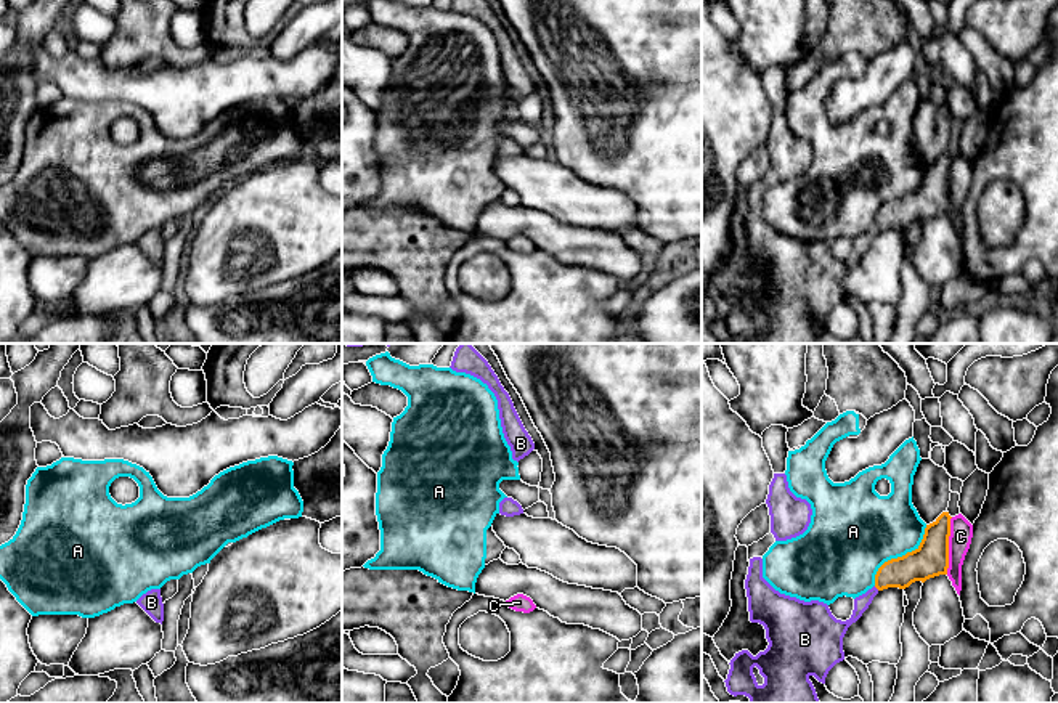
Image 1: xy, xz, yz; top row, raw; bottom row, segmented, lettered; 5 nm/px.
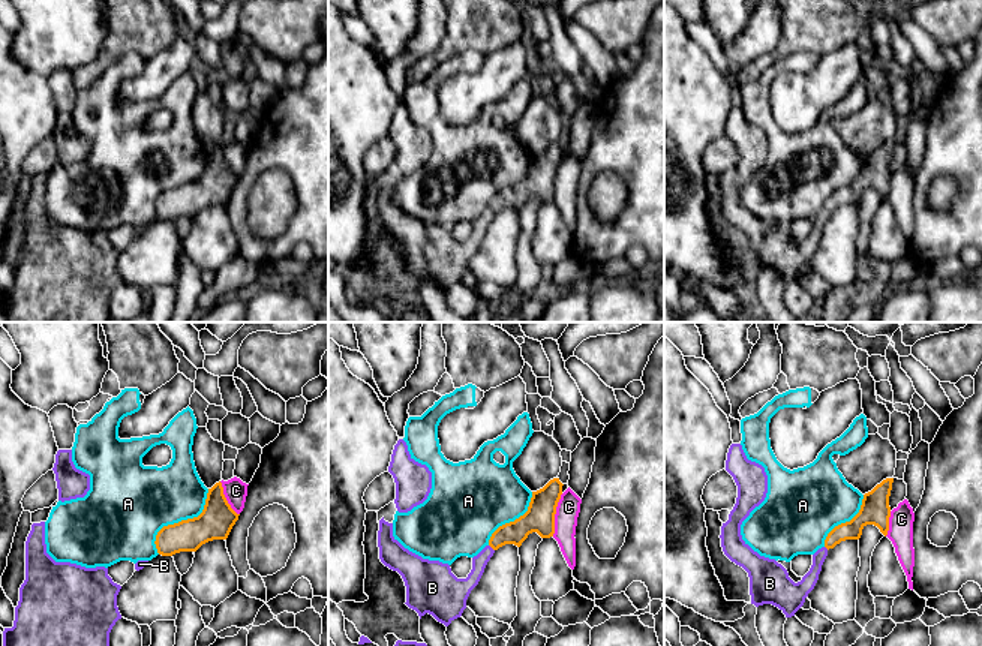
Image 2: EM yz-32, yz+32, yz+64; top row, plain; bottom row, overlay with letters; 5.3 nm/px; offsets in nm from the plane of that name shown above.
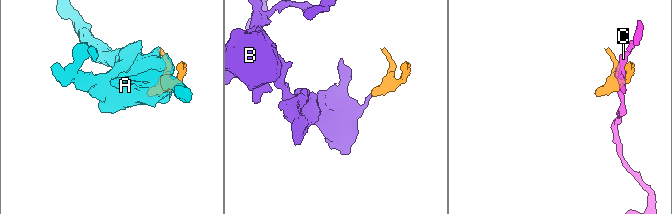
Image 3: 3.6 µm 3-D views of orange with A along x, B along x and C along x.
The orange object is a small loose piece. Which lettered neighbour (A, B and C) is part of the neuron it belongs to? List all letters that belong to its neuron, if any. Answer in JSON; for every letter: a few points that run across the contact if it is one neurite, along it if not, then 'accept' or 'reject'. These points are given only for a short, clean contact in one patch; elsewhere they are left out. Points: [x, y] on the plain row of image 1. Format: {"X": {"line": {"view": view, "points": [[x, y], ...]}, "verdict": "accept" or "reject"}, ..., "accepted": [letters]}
{"A": {"verdict": "reject"}, "B": {"line": {"view": "yz", "points": [[919, 206], [891, 214], [877, 228], [861, 244]]}, "verdict": "accept"}, "C": {"verdict": "reject"}, "accepted": ["B"]}

